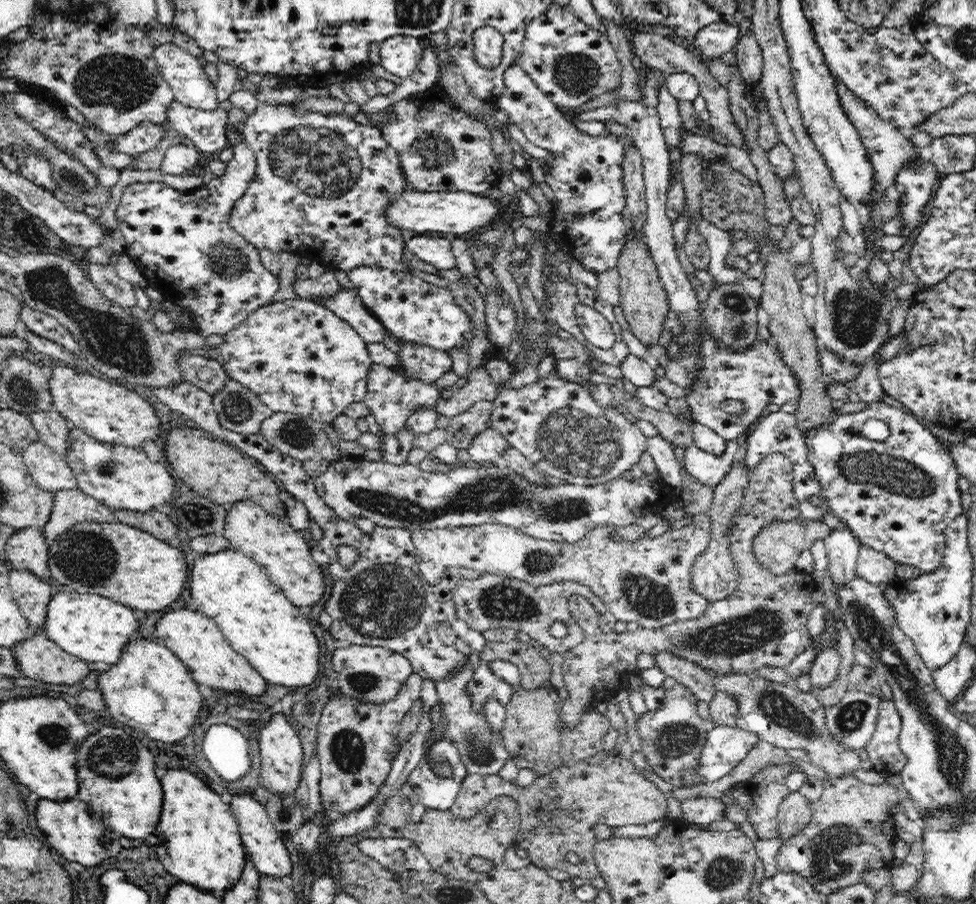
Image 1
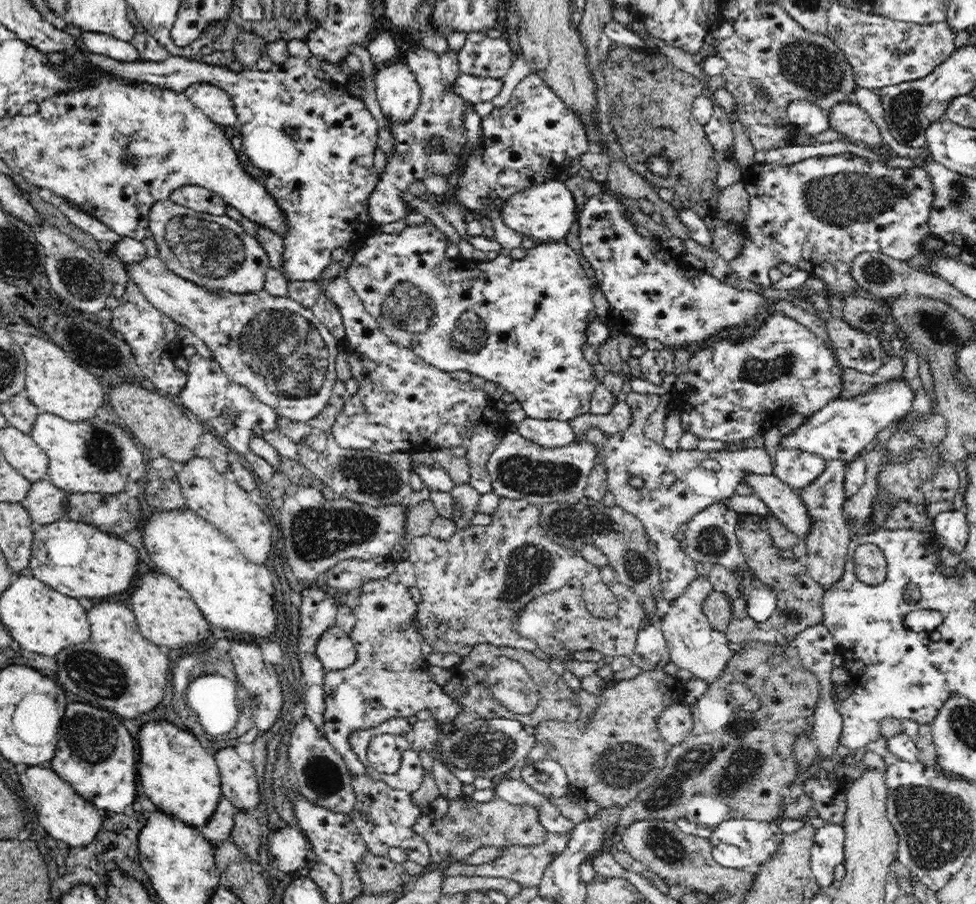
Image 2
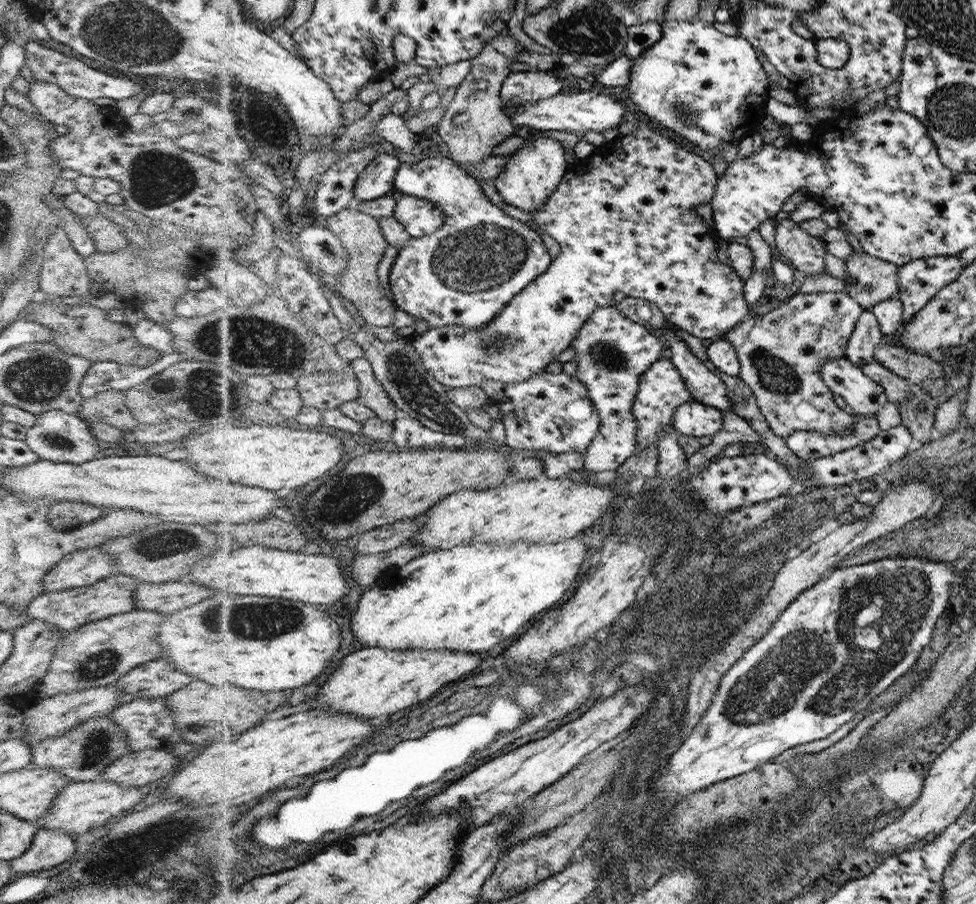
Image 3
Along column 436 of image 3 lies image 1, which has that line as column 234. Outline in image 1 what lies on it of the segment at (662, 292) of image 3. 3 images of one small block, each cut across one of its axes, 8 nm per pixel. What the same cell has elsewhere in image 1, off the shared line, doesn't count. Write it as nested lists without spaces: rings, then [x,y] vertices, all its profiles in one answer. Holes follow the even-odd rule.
[[[302,298],[264,304],[257,308],[239,326],[224,335],[218,359],[231,378],[258,394],[273,412],[294,412],[325,424],[332,423],[350,404],[365,400],[367,376],[374,366],[367,342],[352,326],[320,305]]]

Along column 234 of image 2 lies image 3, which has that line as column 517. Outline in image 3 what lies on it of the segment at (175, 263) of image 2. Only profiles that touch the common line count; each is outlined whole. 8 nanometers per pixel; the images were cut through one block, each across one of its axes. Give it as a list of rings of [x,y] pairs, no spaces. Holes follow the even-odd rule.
[[[431,144],[428,149],[429,155],[423,161],[405,162],[400,167],[395,187],[400,195],[428,198],[438,204],[446,214],[446,224],[432,235],[414,237],[401,250],[391,274],[391,286],[398,307],[424,320],[430,329],[456,325],[474,332],[498,318],[504,306],[535,278],[543,275],[554,259],[546,251],[542,236],[492,204],[479,186],[479,181],[474,176],[468,176],[457,160],[442,152],[441,146]]]

